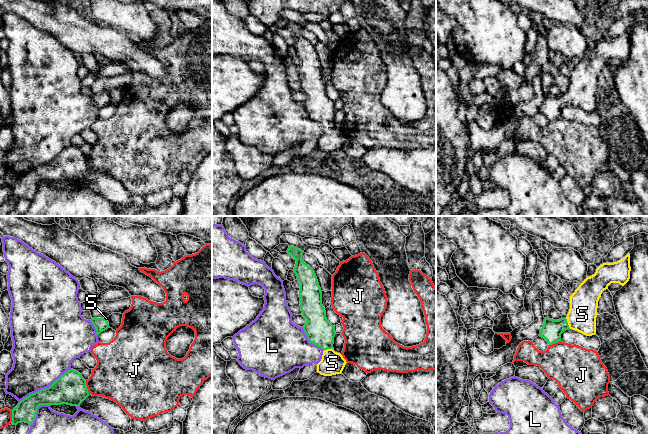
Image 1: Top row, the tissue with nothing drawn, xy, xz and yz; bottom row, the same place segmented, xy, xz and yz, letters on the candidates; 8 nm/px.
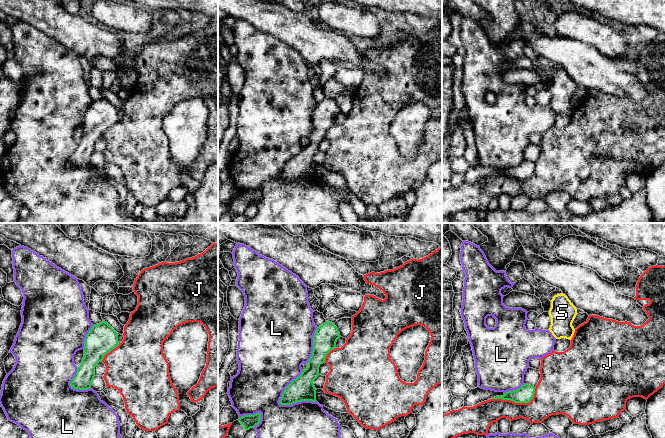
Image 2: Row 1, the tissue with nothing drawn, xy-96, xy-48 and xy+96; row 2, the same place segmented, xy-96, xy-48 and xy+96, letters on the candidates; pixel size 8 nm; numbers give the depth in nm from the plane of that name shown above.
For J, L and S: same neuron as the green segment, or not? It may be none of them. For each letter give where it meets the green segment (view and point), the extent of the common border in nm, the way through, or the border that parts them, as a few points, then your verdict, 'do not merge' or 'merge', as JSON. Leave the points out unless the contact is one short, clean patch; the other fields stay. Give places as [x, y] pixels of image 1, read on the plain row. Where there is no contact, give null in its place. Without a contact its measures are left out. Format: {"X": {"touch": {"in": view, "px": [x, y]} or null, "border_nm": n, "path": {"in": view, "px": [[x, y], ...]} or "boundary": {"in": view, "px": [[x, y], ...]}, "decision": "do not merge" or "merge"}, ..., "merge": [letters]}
{"J": {"touch": {"in": "xy", "px": [86, 162]}, "border_nm": 110, "decision": "do not merge"}, "L": {"touch": {"in": "xy", "px": [45, 164]}, "border_nm": 500, "decision": "do not merge"}, "S": {"touch": {"in": "yz", "px": [567, 99]}, "border_nm": 100, "path": {"in": "yz", "px": [[551, 107], [567, 99], [577, 95], [582, 90]]}, "decision": "merge"}, "merge": ["S"]}

